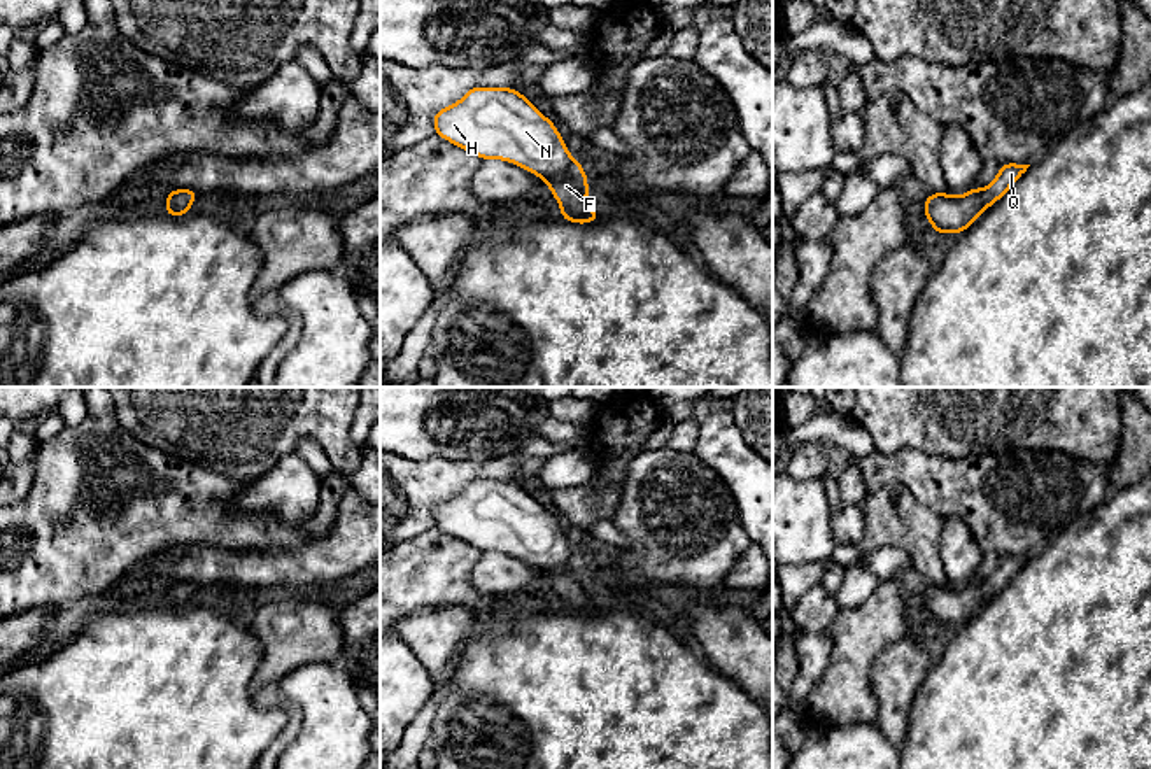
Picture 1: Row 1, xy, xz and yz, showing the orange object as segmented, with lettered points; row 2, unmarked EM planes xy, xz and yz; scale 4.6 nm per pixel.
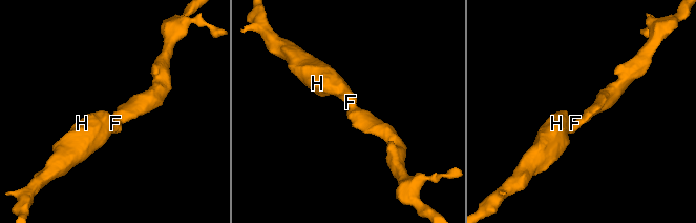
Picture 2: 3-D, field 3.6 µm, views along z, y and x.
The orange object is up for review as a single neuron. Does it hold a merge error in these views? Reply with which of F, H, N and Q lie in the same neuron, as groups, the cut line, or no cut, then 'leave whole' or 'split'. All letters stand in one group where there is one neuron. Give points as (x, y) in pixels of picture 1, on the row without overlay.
groups F H N Q; cut none; leave whole

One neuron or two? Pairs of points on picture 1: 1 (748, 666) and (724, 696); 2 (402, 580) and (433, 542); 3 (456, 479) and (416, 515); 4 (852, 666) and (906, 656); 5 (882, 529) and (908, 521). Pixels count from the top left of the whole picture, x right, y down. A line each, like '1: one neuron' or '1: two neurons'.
1: two neurons
2: one neuron
3: one neuron
4: two neurons
5: one neuron

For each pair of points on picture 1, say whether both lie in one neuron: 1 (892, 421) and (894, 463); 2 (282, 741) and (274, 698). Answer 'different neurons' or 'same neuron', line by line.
1: different neurons
2: same neuron

